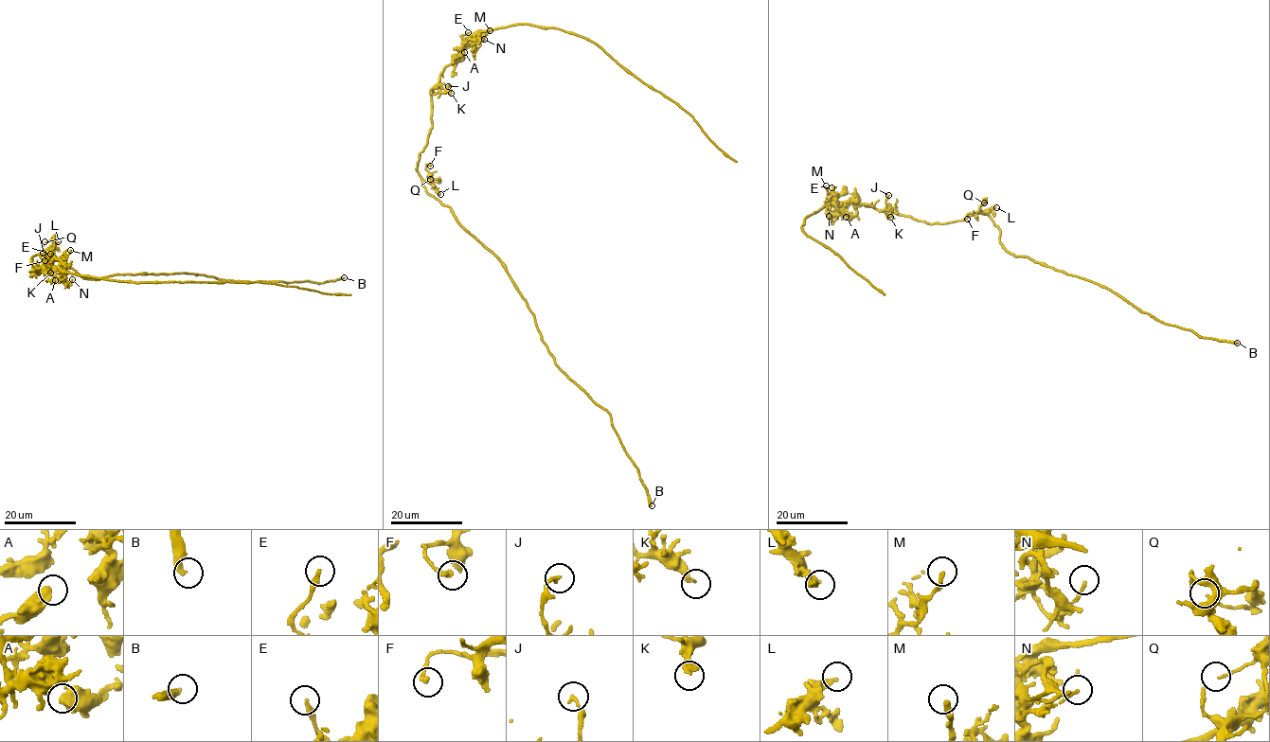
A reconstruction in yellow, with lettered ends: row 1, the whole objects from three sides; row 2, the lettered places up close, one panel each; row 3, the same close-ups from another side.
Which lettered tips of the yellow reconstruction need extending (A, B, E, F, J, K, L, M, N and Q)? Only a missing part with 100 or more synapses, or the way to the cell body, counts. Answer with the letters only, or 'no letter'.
B

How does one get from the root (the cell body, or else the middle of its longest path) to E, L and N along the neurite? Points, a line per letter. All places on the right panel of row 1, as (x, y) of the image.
E: (953, 220), (928, 223), (865, 204), (837, 203), (831, 187)
L: (953, 220), (984, 214), (996, 207)
N: (953, 220), (928, 223), (851, 203), (832, 204), (826, 211), (829, 216)

